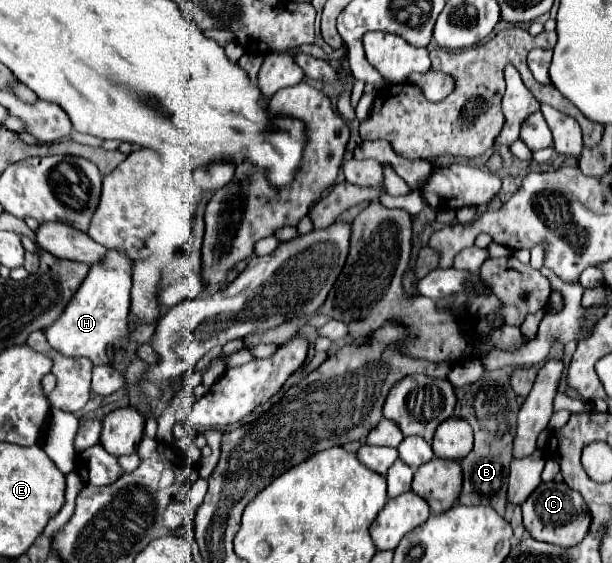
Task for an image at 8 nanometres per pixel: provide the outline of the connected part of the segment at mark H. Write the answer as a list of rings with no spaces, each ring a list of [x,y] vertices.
[[[109,251],[101,263],[91,265],[89,275],[77,289],[77,295],[65,307],[63,315],[45,329],[51,347],[69,357],[89,357],[93,365],[105,365],[107,345],[123,347],[127,337],[127,315],[131,307],[131,259],[123,251]]]

